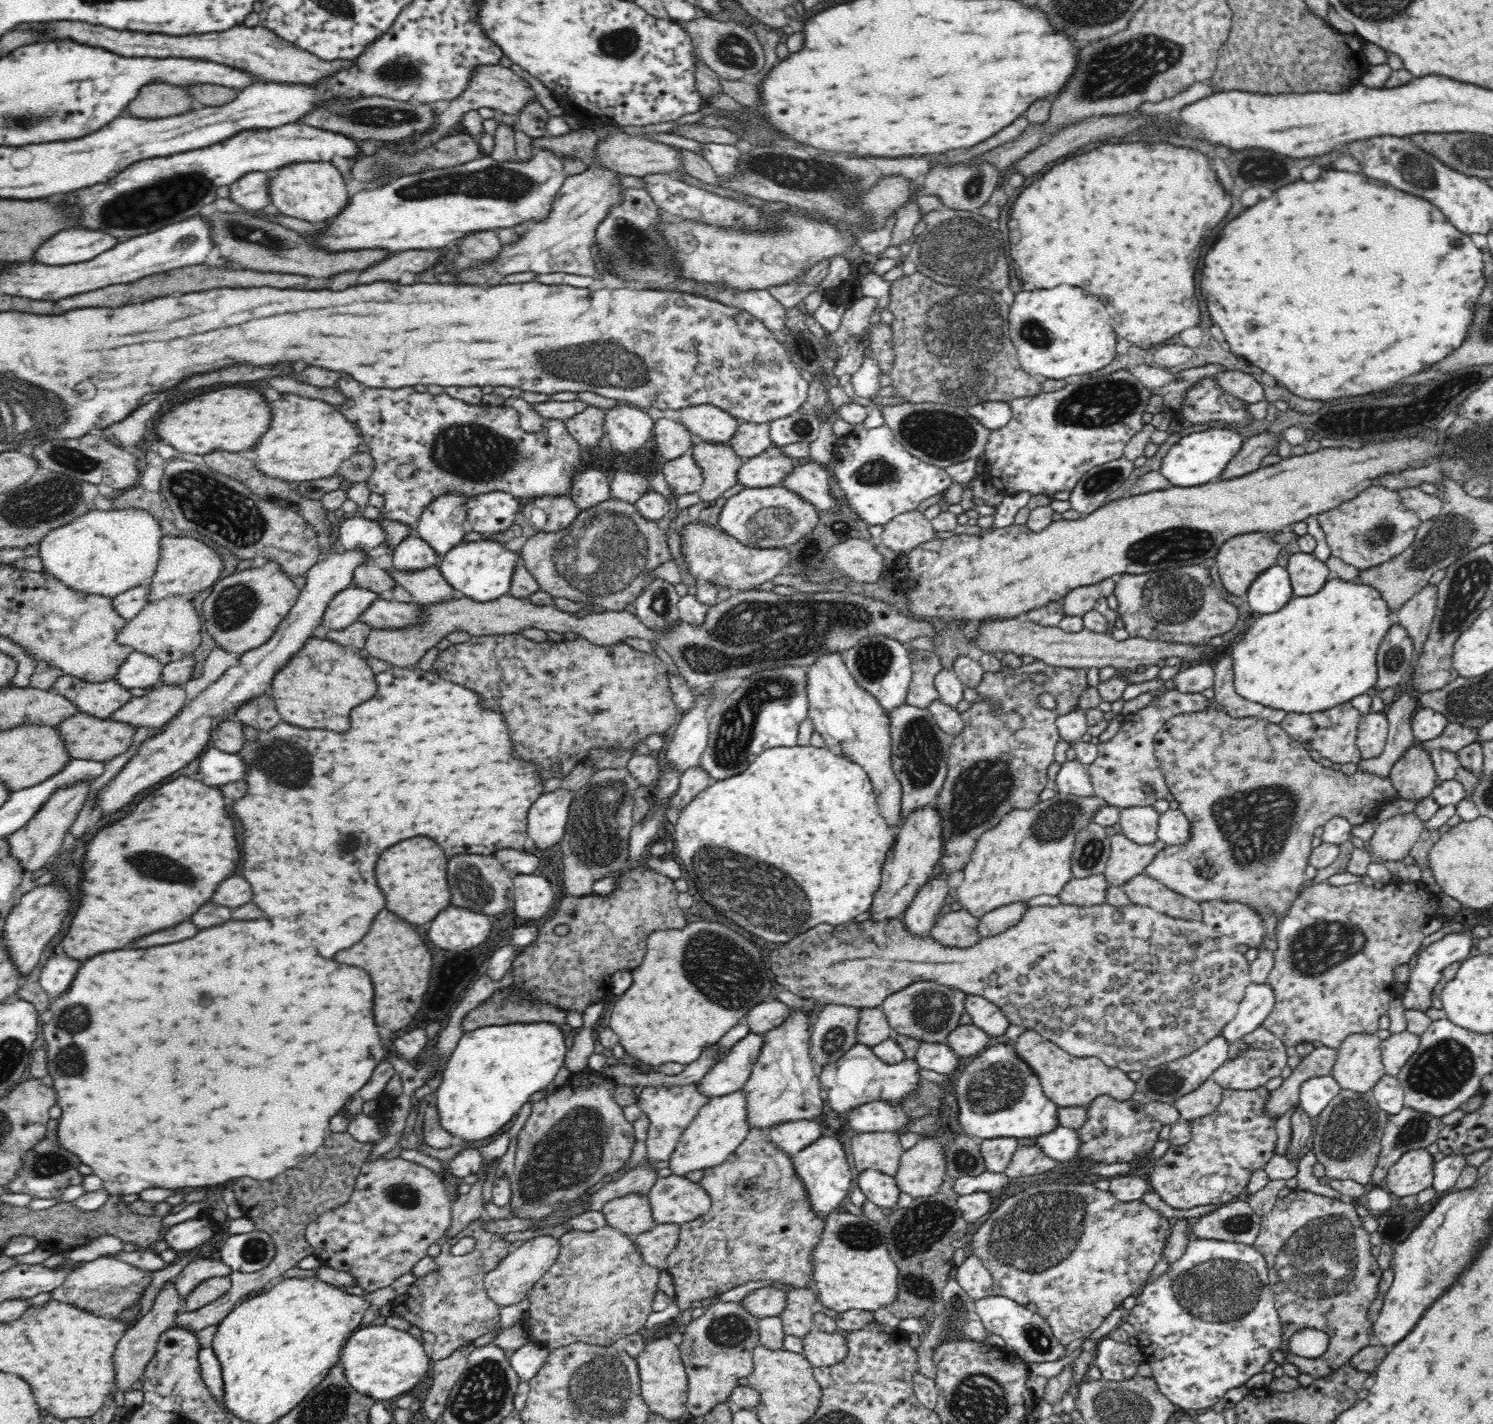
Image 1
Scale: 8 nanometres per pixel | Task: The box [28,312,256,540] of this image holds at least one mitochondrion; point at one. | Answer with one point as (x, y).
(65, 458)

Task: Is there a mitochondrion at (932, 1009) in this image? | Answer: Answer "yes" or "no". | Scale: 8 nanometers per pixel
yes

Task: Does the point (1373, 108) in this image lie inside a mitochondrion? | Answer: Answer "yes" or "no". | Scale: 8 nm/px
no

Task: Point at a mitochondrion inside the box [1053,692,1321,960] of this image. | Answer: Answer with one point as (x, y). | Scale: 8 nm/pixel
(1257, 824)

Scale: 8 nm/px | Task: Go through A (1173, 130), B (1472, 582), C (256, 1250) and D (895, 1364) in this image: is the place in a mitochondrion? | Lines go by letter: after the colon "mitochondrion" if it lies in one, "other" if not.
A: other
B: mitochondrion
C: mitochondrion
D: other

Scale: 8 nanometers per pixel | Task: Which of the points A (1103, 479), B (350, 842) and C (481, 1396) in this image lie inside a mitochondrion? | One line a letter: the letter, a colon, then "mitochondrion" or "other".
A: mitochondrion
B: mitochondrion
C: mitochondrion

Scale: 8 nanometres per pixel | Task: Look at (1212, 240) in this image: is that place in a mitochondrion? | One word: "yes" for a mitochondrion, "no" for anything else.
no

